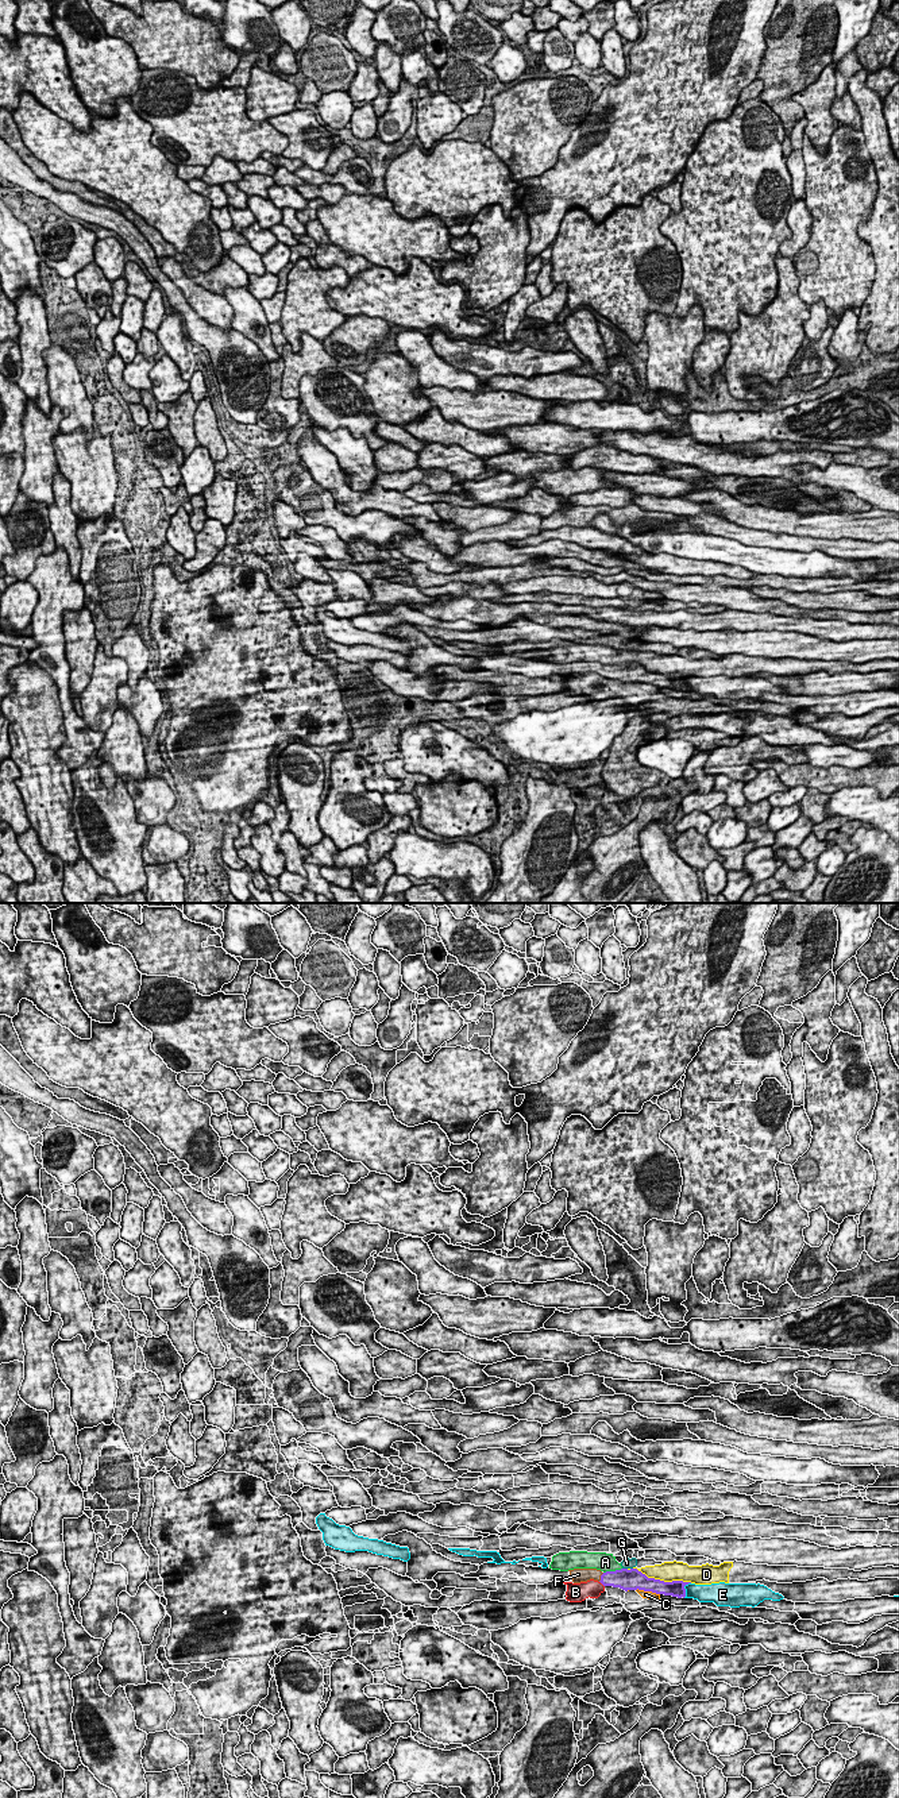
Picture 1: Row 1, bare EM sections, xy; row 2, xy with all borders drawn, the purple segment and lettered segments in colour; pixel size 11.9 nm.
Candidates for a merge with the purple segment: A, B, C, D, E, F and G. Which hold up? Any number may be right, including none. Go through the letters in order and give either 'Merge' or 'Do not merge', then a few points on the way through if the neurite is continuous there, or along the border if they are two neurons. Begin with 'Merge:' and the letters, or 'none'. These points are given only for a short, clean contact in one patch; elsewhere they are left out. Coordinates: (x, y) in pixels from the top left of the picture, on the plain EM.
Merge: F
A: Do not merge. Boundary: xy (621, 660), (604, 666)
B: Do not merge. Boundary: xy (600, 674), (604, 679)
C: Do not merge
D: Do not merge
E: Do not merge
F: Merge. Path across: xy (621, 671), (601, 670), (581, 667)
G: Do not merge. Boundary: xy (622, 660), (627, 662)

